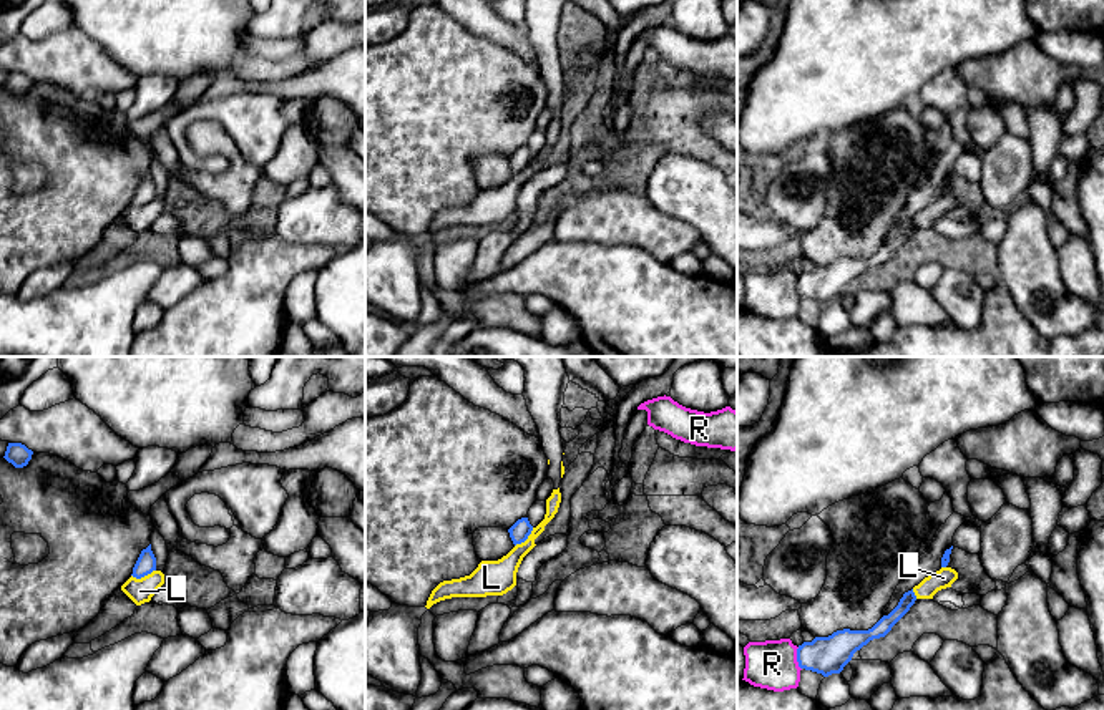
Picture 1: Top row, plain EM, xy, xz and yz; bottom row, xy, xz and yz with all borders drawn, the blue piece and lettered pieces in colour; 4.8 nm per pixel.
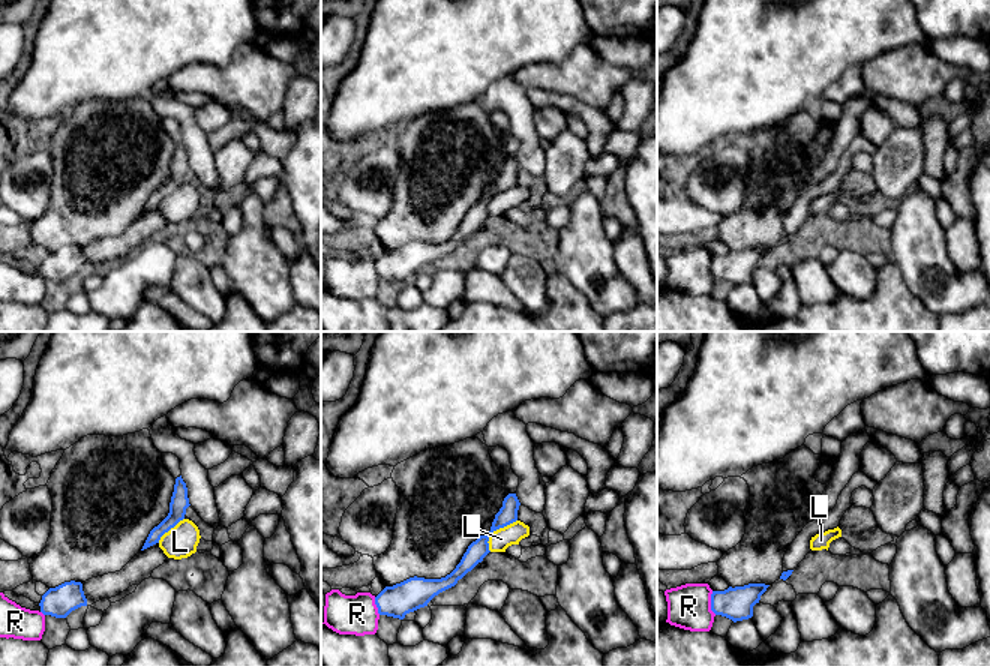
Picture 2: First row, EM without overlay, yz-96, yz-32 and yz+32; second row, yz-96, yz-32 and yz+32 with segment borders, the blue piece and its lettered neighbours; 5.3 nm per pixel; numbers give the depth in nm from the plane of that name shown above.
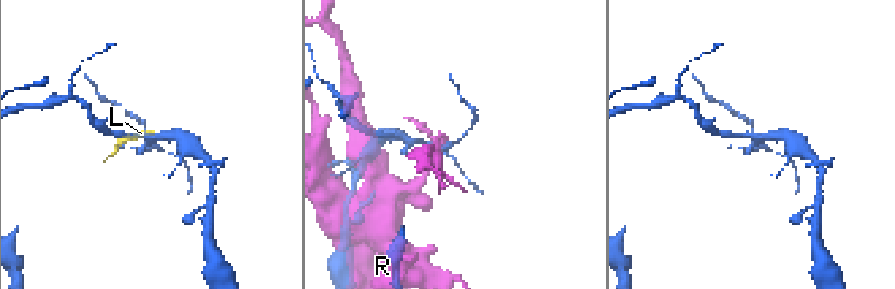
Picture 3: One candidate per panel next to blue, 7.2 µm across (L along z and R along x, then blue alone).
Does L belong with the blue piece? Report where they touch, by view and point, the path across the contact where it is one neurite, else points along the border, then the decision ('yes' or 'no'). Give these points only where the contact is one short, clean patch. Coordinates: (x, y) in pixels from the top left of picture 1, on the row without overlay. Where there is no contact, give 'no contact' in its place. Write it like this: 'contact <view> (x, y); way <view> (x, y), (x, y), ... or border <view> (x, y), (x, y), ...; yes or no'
contact xy (143, 204); border xy (155, 198), (140, 206), (131, 204); no

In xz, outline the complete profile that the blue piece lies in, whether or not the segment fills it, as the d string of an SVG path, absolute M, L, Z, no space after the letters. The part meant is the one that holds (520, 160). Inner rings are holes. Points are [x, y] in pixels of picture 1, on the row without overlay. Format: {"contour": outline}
{"contour": "M521 146L518 148L510 158L510 166L513 169L513 173L521 173L528 168L528 164L531 163L533 154L530 153L528 146Z"}

